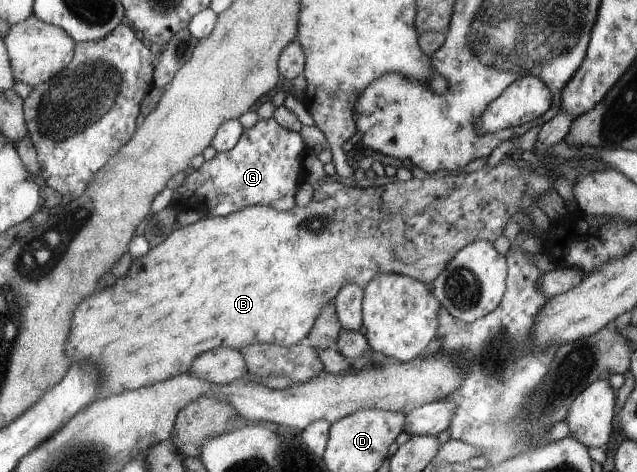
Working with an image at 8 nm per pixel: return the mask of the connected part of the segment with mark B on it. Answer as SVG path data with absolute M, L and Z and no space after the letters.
M513 161L512 163L498 163L494 168L484 166L476 172L459 175L458 172L442 178L425 178L394 182L380 186L380 188L357 188L343 185L338 178L329 178L315 186L313 197L305 208L296 205L292 210L279 211L264 205L250 205L234 211L230 215L221 217L202 217L195 223L175 228L171 235L153 246L144 256L136 258L122 278L118 278L110 288L96 292L94 296L86 296L82 300L82 308L74 312L74 336L70 336L66 350L74 361L92 361L101 365L101 372L105 373L105 382L101 384L101 392L97 398L106 398L120 394L122 391L131 391L165 381L166 379L188 372L193 360L198 354L218 347L241 349L252 343L272 343L289 347L302 342L312 330L316 318L324 310L325 304L336 299L346 283L356 283L361 287L377 278L382 273L398 273L414 277L423 283L432 283L448 266L461 248L478 239L486 239L491 243L504 232L511 216L519 208L529 212L528 207L536 205L540 196L546 191L554 190L552 182L547 176L541 176L529 168Z

